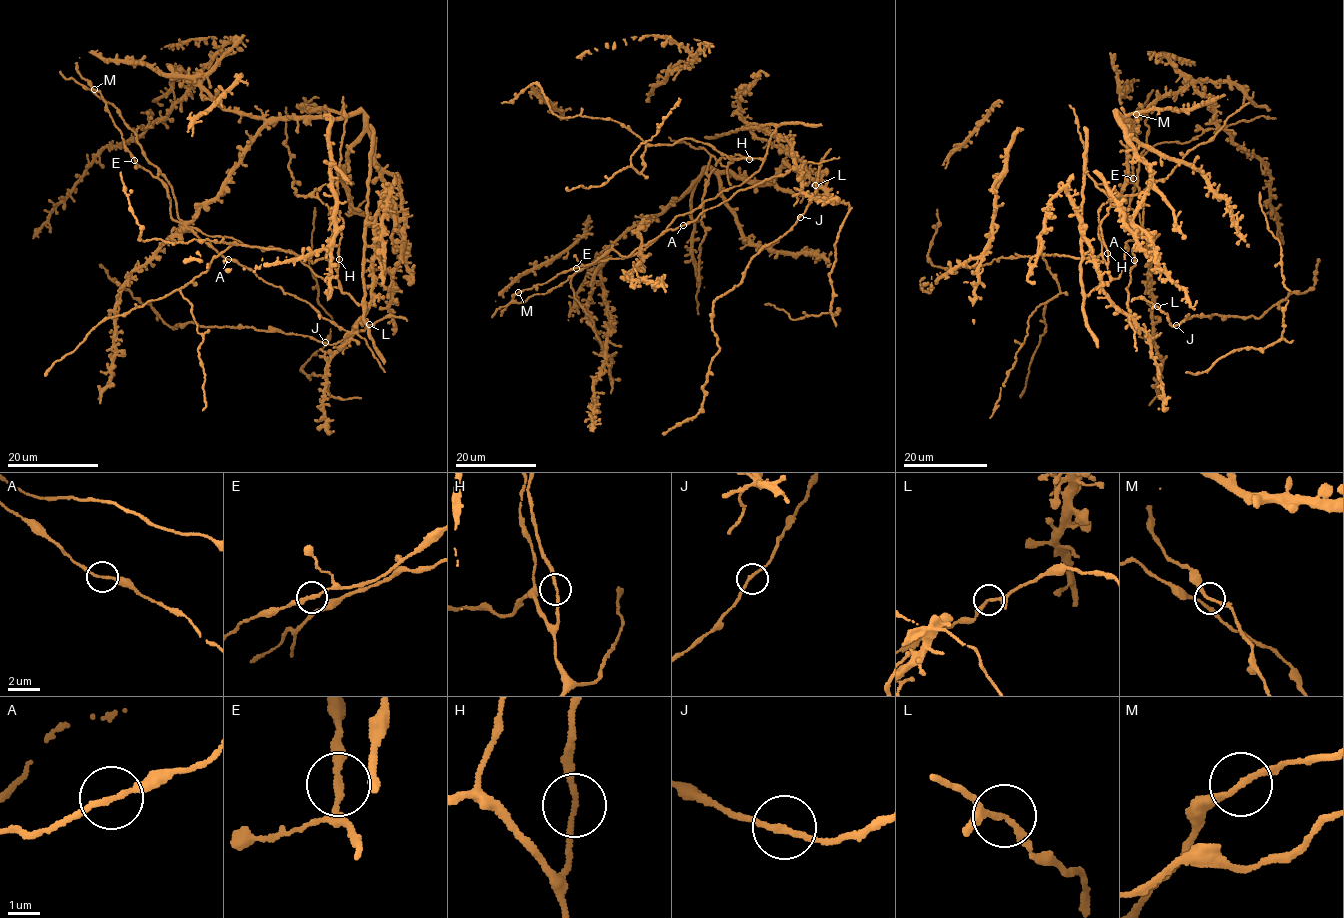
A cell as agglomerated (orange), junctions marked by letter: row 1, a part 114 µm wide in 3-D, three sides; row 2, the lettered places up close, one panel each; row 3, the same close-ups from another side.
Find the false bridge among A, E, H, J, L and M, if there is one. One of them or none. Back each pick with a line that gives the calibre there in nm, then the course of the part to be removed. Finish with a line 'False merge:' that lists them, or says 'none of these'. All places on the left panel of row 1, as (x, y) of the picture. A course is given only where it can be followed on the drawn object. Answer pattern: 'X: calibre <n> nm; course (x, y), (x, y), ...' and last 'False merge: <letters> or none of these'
False merge: none of these

